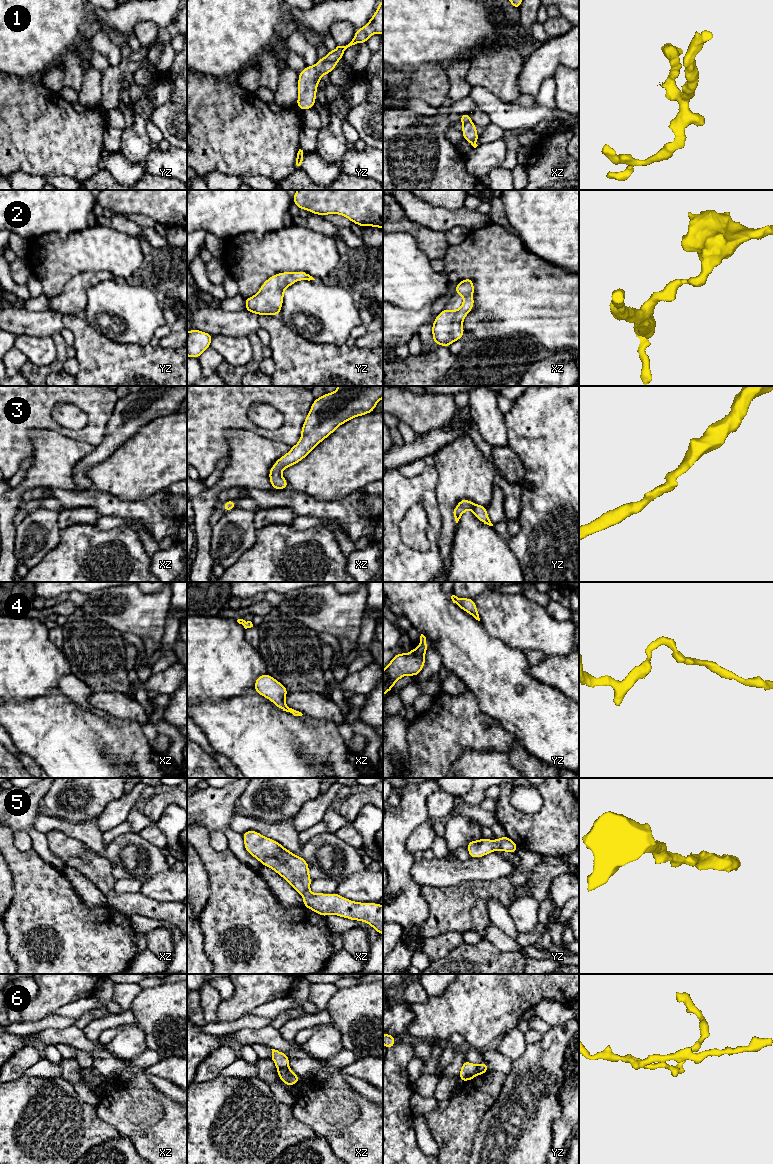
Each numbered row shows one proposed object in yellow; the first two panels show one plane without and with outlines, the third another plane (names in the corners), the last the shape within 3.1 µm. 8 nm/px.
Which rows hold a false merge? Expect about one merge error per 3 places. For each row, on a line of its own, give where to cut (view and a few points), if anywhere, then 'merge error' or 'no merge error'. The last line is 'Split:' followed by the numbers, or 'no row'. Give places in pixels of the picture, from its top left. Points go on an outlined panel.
1: cut none; no merge error
2: cut none; no merge error
3: cut none; no merge error
4: cut none; no merge error
5: cut none; no merge error
6: cut xz (287, 1066), (278, 1069); merge error
Split: 6

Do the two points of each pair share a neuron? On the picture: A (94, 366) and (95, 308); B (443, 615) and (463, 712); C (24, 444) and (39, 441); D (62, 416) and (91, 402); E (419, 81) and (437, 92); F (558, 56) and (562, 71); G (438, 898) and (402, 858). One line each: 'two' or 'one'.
A: two
B: two
C: two
D: two
E: one
F: two
G: two

